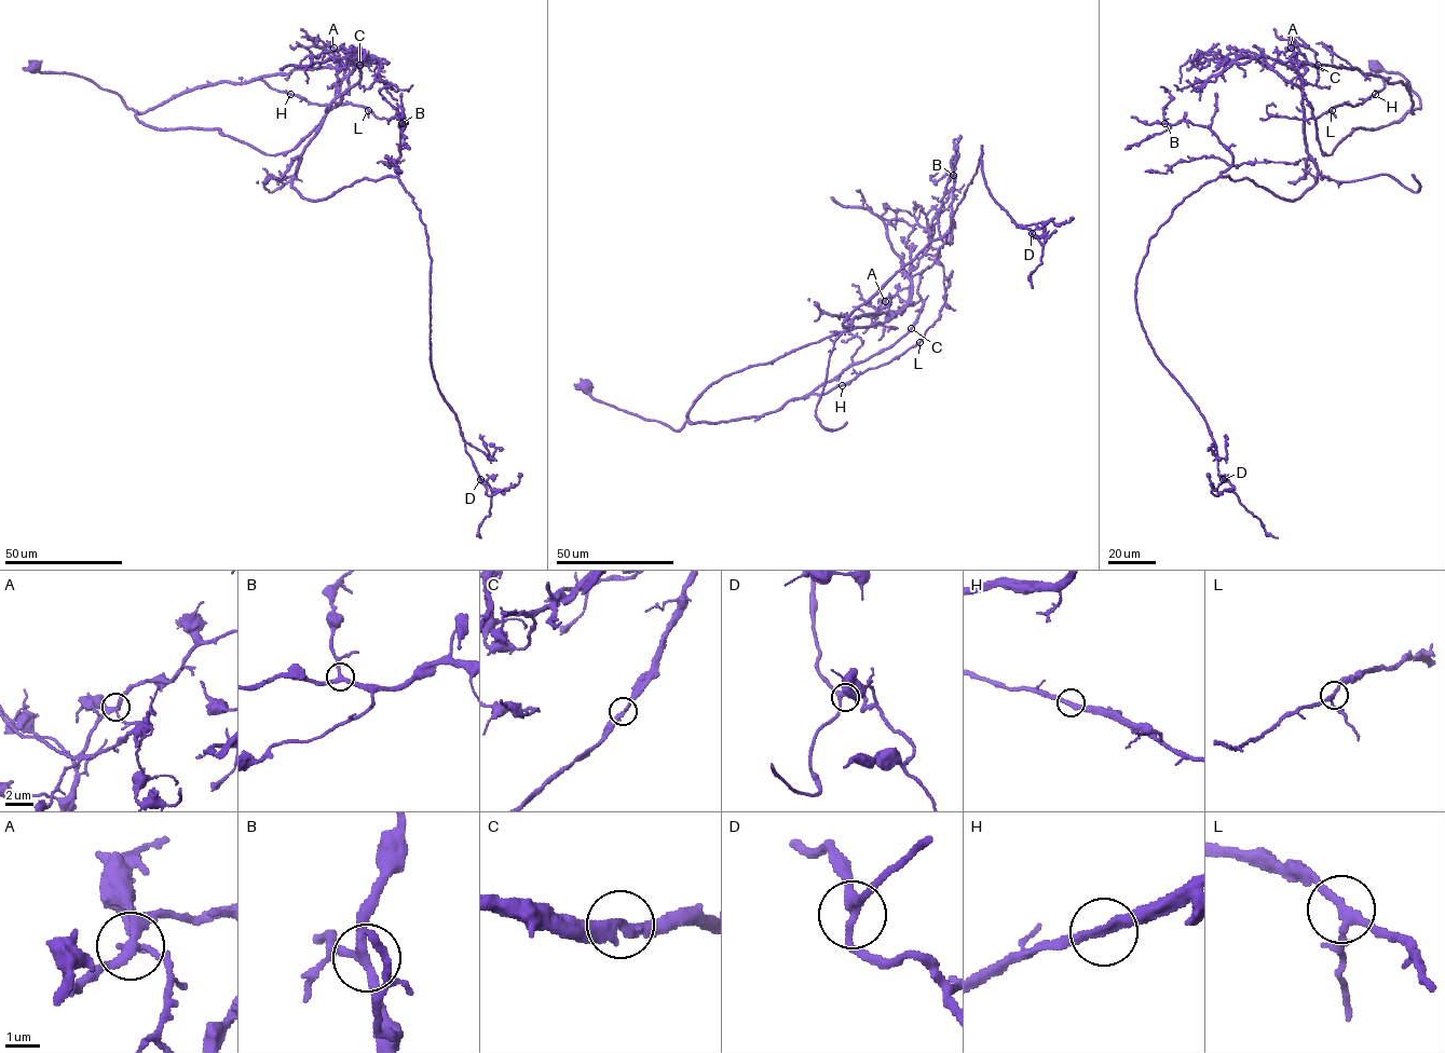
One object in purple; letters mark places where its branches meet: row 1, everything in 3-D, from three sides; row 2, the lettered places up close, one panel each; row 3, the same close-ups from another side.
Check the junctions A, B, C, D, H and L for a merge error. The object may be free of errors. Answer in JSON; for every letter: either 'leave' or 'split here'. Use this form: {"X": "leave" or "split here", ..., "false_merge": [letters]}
{"A": "split here", "B": "leave", "C": "leave", "D": "leave", "H": "leave", "L": "leave", "false_merge": ["A"]}

